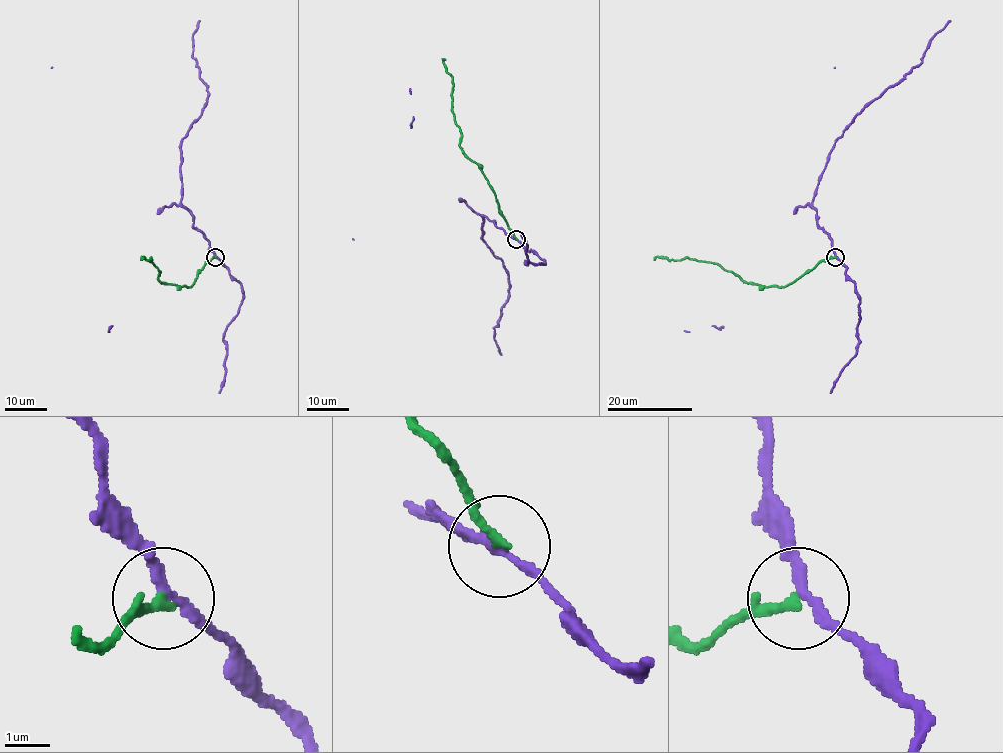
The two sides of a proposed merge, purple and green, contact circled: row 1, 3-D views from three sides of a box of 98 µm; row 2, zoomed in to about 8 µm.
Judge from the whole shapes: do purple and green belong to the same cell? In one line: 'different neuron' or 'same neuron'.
different neuron

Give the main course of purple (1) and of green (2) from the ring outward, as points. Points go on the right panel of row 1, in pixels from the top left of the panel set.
1: (835, 256), (832, 239), (818, 227), (812, 202), (827, 157), (857, 114), (921, 63), (929, 40), (950, 20)
2: (835, 256), (819, 262), (793, 282), (779, 287), (751, 284), (705, 260), (658, 256), (654, 259)

